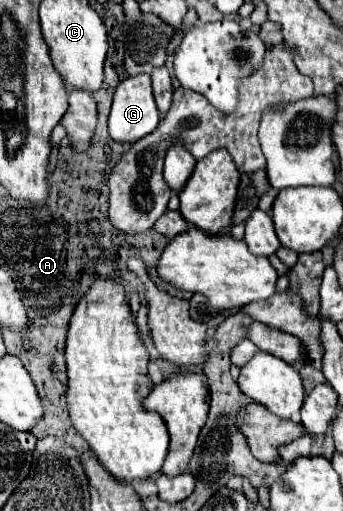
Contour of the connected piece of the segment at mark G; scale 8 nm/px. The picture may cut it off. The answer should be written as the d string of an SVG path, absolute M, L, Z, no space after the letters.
M138 74L122 80L114 92L114 102L112 102L112 112L110 112L110 136L116 142L122 144L134 144L142 136L150 134L160 122L160 112L156 108L154 96L152 96L152 84L148 74Z

